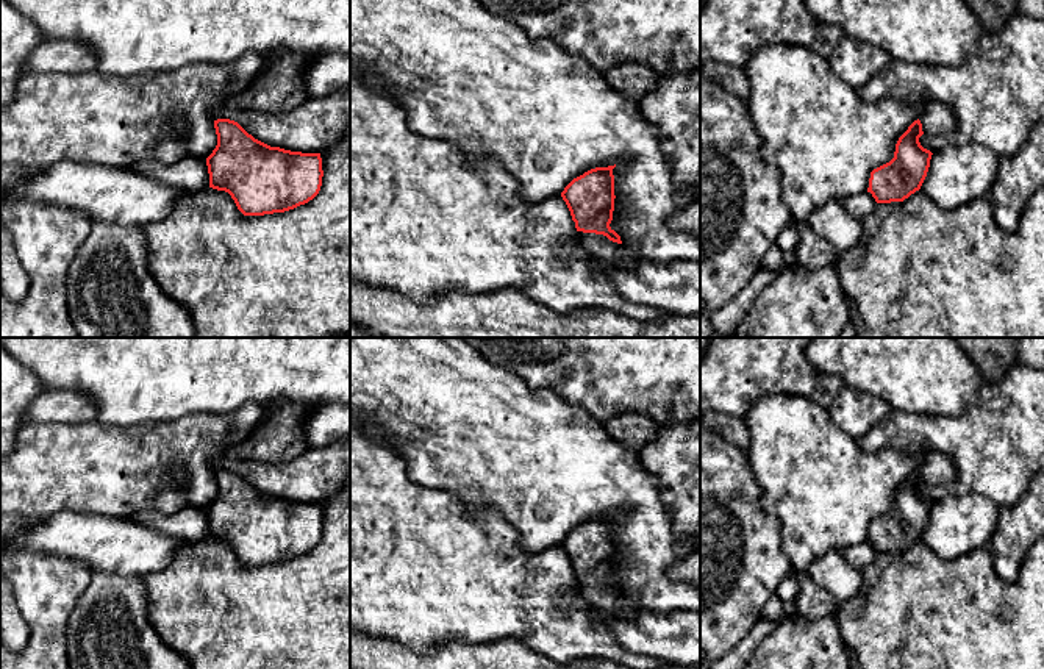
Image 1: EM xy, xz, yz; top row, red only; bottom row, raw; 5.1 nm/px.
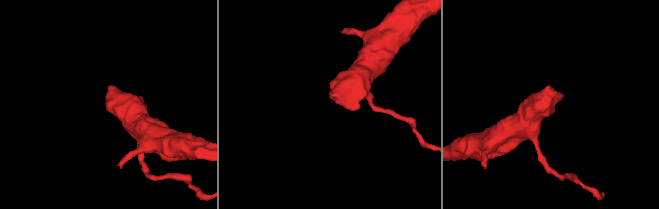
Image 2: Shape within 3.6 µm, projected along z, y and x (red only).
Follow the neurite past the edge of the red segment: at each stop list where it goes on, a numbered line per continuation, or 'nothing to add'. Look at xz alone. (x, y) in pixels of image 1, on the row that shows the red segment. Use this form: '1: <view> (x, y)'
1: xz (599, 246)

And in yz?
1: yz (936, 118)

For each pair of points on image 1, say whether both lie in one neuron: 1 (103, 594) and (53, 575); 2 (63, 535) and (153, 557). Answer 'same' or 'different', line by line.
1: different
2: same

